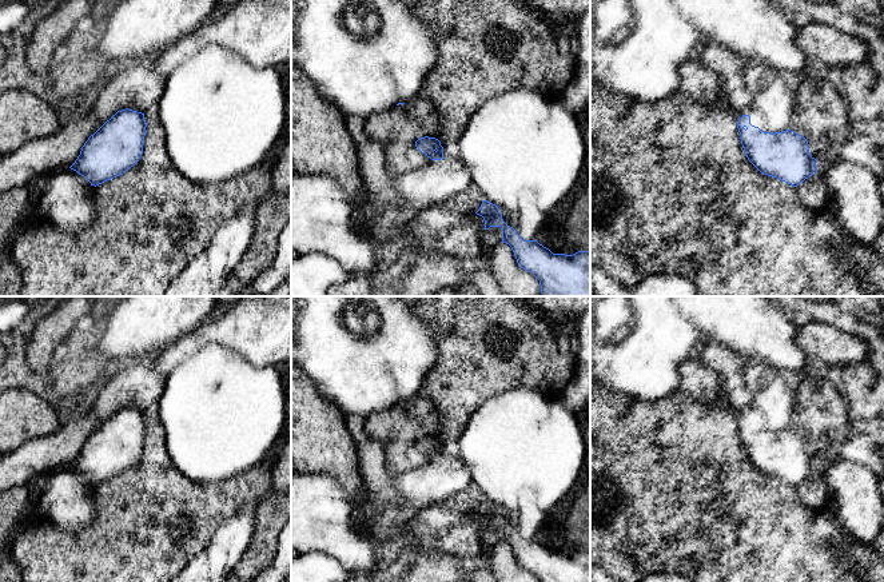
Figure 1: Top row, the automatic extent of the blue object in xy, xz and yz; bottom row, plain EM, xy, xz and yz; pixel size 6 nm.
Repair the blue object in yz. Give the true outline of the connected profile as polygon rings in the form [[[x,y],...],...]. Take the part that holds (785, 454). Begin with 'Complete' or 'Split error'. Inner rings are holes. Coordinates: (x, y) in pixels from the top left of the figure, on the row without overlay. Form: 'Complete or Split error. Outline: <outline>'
Complete. Outline: [[[749,414],[738,418],[737,427],[748,459],[761,473],[797,486],[817,471],[817,459],[809,453],[804,435],[791,428],[764,431],[750,423]]]

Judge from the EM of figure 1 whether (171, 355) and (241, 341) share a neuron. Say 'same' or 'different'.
same

